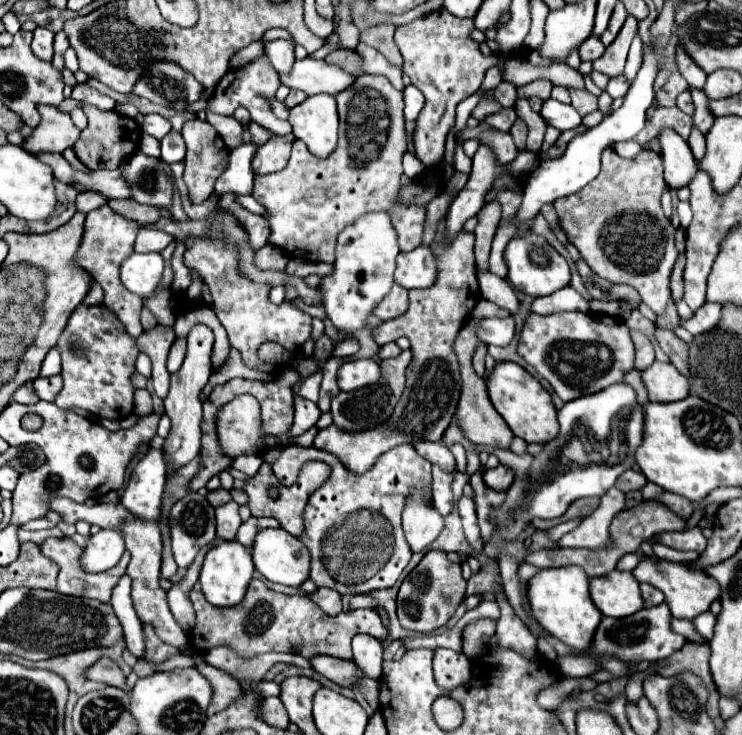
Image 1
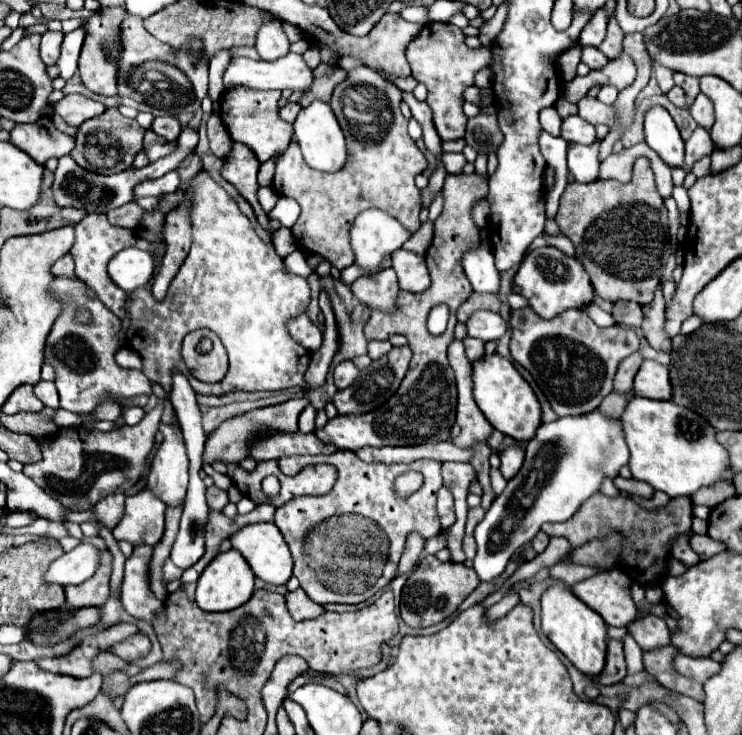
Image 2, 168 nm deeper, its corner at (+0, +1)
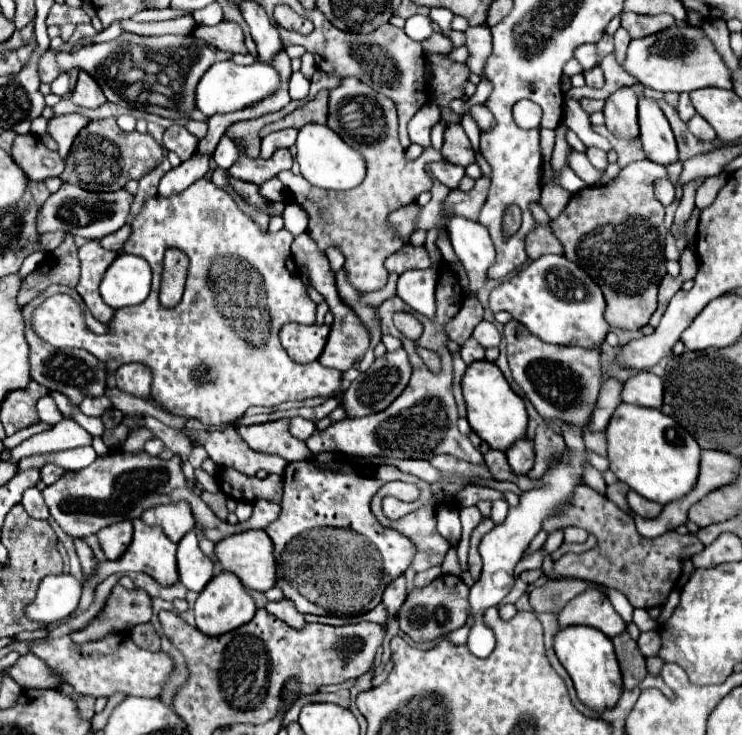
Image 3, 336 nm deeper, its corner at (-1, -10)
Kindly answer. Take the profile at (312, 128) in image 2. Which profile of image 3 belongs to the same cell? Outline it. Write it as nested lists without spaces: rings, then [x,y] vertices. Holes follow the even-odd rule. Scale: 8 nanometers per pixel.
[[[308,123],[298,131],[298,163],[300,173],[304,179],[308,179],[312,185],[320,189],[332,189],[332,191],[346,191],[356,187],[364,175],[366,175],[366,163],[364,157],[358,151],[352,151],[332,129],[318,123]]]

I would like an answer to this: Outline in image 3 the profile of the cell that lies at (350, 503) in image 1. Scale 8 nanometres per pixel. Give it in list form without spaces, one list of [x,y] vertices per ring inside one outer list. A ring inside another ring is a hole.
[[[316,459],[288,463],[282,475],[284,481],[284,495],[280,501],[282,513],[280,517],[268,525],[264,531],[274,543],[274,557],[276,557],[276,587],[282,589],[284,597],[290,599],[300,613],[314,613],[314,615],[362,615],[374,609],[382,601],[382,593],[396,577],[400,577],[412,563],[416,555],[414,543],[400,535],[394,529],[382,527],[370,511],[370,499],[374,493],[388,481],[410,481],[420,487],[420,497],[414,503],[414,509],[428,503],[432,493],[430,485],[414,475],[406,475],[394,467],[376,467],[376,465],[362,465],[356,461],[336,459],[332,463],[320,463]]]

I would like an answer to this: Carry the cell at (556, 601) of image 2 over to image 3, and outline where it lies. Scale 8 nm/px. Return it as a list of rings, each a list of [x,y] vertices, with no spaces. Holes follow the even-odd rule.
[[[568,627],[560,629],[556,639],[554,639],[554,649],[568,671],[568,675],[574,681],[578,699],[592,711],[602,713],[606,709],[614,709],[620,695],[622,695],[622,675],[618,661],[614,657],[614,647],[612,641],[606,635],[600,635],[594,627]]]

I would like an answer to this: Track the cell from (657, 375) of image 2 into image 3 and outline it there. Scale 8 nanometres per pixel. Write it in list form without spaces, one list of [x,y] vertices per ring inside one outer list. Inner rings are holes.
[[[640,371],[630,377],[622,387],[622,403],[634,403],[642,407],[662,407],[664,385],[662,379],[650,371]]]

